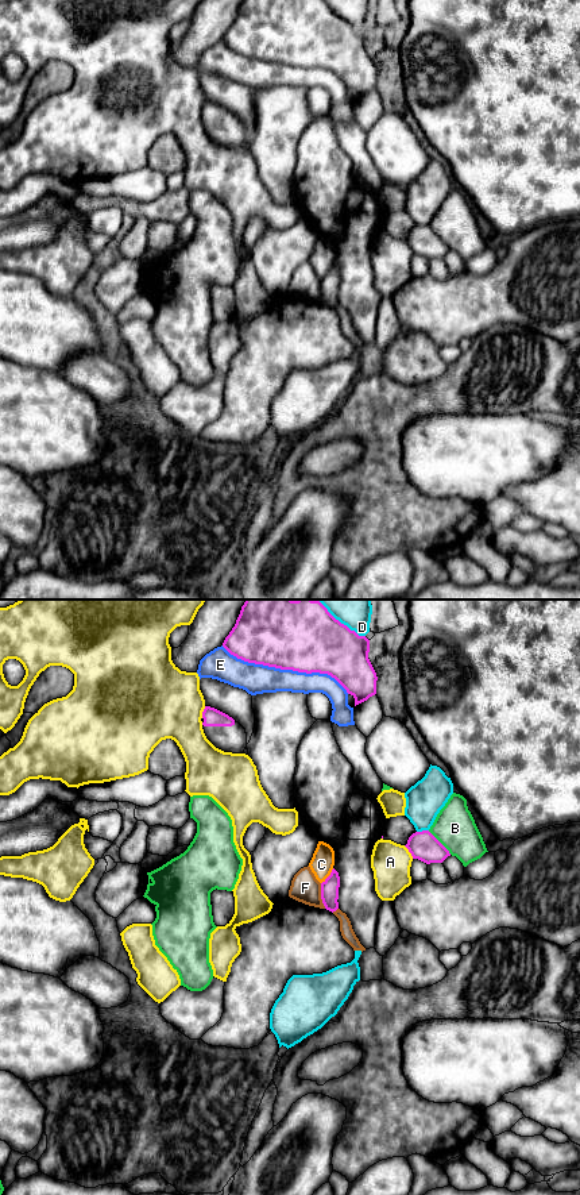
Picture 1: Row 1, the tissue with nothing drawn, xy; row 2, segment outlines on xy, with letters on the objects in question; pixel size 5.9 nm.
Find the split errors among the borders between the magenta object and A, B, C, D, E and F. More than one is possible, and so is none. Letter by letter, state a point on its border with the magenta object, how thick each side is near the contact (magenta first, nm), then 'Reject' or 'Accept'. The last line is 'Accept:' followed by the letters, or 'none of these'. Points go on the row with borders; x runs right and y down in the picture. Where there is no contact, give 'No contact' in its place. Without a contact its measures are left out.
A: Touches magenta at xy (409, 851). Thickness 170 nm (magenta) against 240 nm. Reject
B: Touches magenta at xy (440, 843). Thickness 170 nm (magenta) against 240 nm. Reject
C: Touches magenta at xy (328, 877). Thickness 110 nm (magenta) against 140 nm. Reject
D: Touches magenta at xy (340, 623). Thickness 420 nm (magenta) against 280 nm. Reject
E: Touches magenta at xy (285, 669). Thickness 420 nm (magenta) against 180 nm. Reject
F: Touches magenta at xy (321, 895). Thickness 110 nm (magenta) against 170 nm. Accept
Accept: F

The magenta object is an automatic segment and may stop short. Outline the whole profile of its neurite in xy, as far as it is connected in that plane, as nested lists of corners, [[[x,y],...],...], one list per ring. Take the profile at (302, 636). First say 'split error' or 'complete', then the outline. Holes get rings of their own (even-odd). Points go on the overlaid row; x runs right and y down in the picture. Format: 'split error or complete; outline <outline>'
complete; outline [[[245,600],[223,647],[248,663],[328,674],[355,698],[355,706],[376,694],[378,676],[368,659],[370,640],[336,620],[320,601]]]

